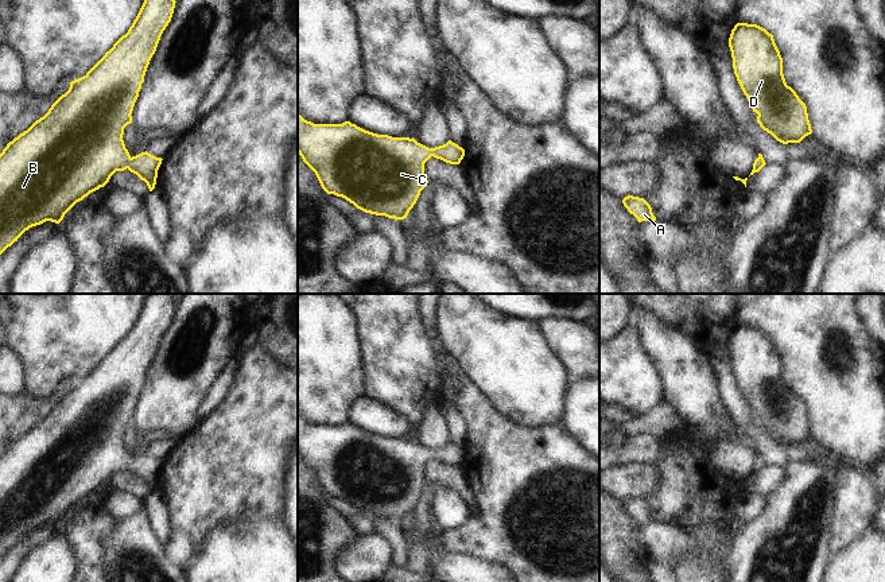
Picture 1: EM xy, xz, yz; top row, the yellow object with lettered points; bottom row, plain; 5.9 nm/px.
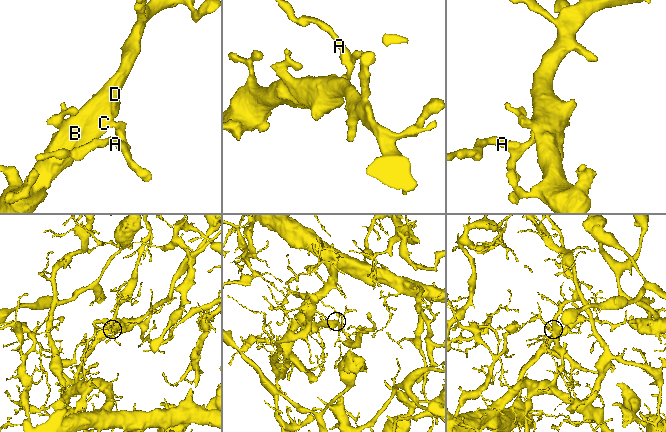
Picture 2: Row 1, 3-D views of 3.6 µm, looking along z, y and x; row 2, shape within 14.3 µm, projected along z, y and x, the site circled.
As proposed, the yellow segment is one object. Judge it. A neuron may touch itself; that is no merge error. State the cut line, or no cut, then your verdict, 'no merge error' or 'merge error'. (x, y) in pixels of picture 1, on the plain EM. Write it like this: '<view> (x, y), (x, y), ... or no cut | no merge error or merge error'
no cut | no merge error

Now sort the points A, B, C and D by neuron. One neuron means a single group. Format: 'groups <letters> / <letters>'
groups A B C D

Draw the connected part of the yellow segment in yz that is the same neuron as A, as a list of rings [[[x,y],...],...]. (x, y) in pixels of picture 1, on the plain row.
[[[628,497],[622,501],[622,505],[628,513],[637,520],[638,524],[656,523],[651,507],[644,500]]]

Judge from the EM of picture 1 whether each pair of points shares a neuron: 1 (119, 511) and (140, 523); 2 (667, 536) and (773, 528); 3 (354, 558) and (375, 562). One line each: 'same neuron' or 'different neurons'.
1: different neurons
2: same neuron
3: same neuron

